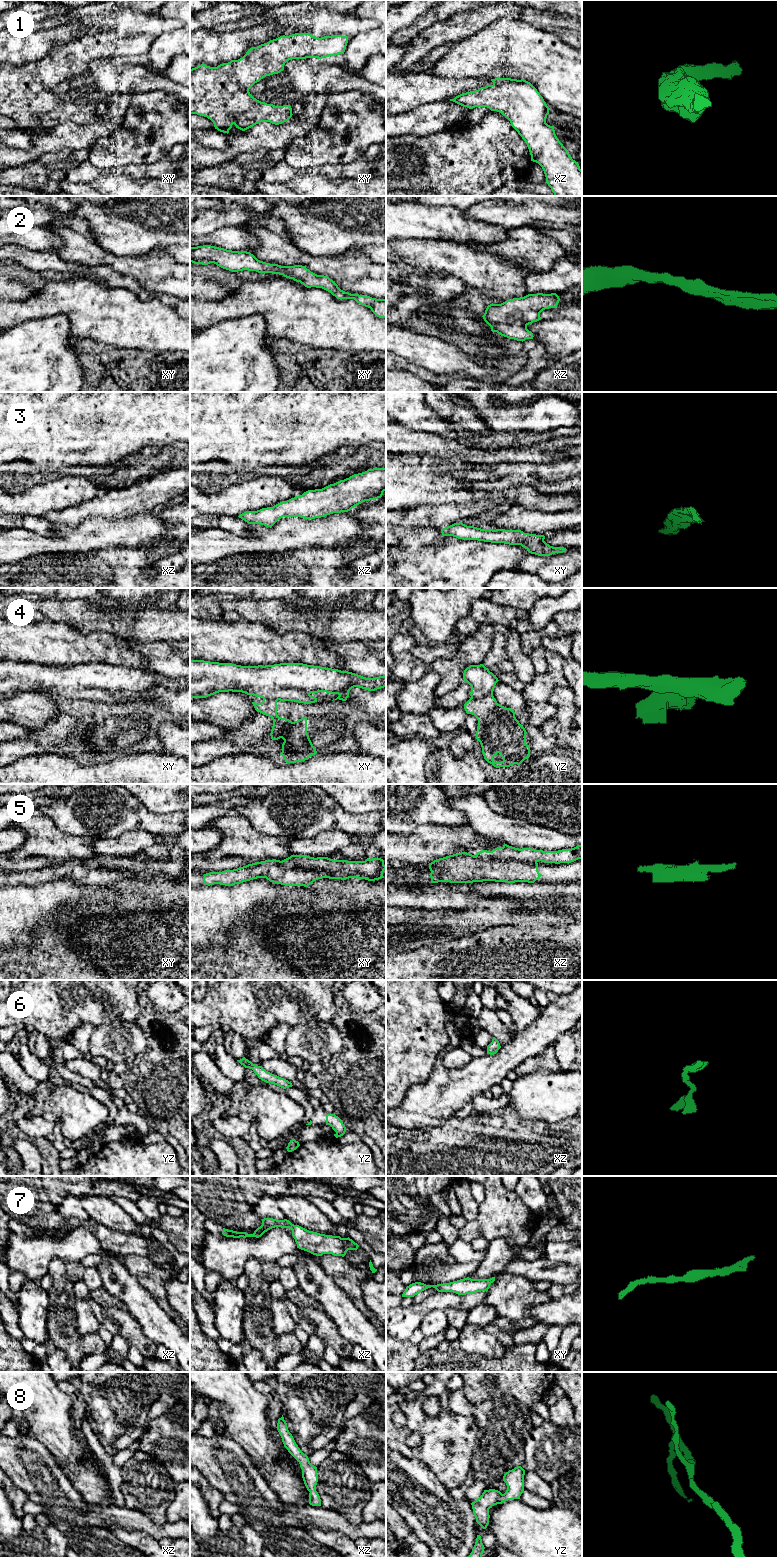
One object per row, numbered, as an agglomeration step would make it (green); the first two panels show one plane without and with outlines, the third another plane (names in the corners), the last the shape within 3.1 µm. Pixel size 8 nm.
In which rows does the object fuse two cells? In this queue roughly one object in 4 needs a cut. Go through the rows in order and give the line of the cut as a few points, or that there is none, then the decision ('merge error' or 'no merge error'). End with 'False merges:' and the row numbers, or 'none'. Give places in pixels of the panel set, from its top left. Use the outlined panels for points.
1: no cut; no merge error
2: no cut; no merge error
3: no cut; no merge error
4: cut in yz along (492, 694), (482, 698), (471, 698); merge error
5: cut in xz along (475, 856), (481, 859), (510, 859), (536, 863); merge error
6: no cut; no merge error
7: no cut; no merge error
8: no cut; no merge error
False merges: 4, 5

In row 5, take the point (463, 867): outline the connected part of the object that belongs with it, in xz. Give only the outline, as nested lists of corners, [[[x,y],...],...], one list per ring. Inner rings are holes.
[[[461,852],[429,864],[431,883],[473,883],[483,881],[534,883],[542,876],[538,863],[488,859]]]

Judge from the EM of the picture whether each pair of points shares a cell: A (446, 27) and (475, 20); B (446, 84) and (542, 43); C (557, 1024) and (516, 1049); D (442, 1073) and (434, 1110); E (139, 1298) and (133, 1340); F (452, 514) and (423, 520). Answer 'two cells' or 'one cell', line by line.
A: one cell
B: two cells
C: one cell
D: one cell
E: two cells
F: one cell

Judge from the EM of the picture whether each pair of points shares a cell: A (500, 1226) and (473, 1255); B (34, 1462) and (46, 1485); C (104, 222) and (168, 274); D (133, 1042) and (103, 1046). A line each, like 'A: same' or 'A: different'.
A: different
B: same
C: different
D: same

